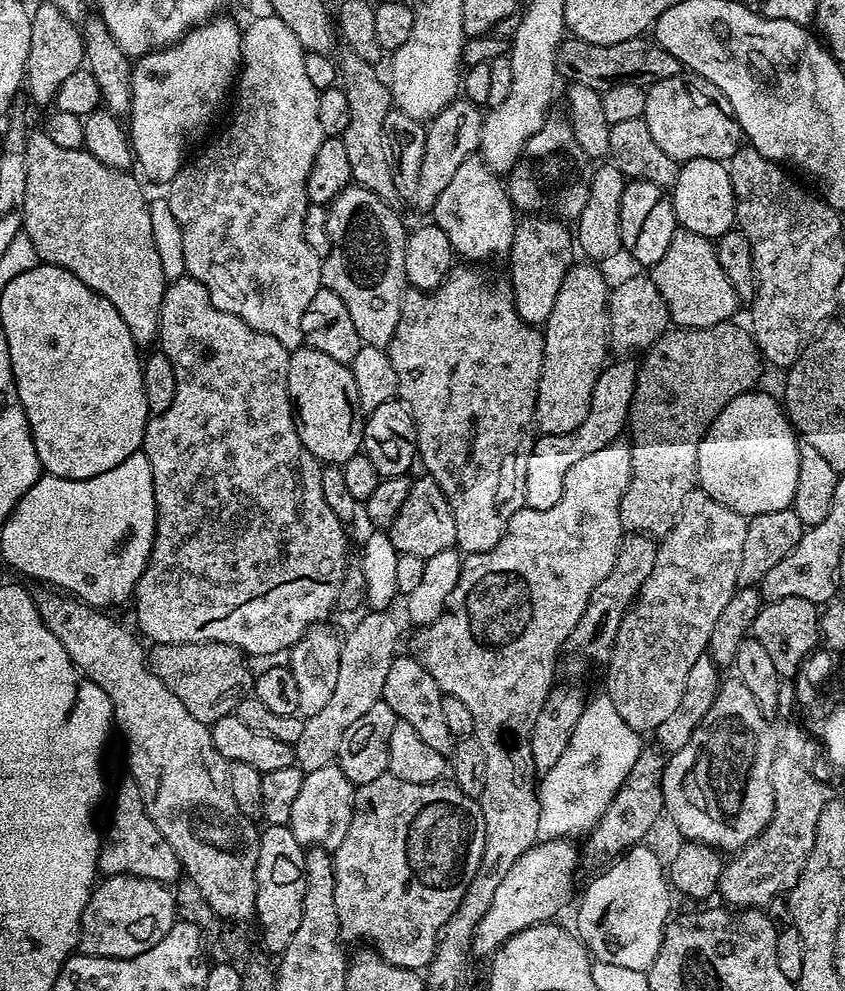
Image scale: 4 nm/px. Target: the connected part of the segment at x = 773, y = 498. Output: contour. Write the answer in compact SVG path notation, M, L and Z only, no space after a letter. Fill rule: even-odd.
M760 391L744 392L734 398L734 402L730 402L730 406L722 410L722 414L718 414L718 418L705 434L704 441L698 446L696 467L699 491L710 494L710 498L749 518L790 508L794 502L794 490L798 490L798 433L792 427L781 401Z

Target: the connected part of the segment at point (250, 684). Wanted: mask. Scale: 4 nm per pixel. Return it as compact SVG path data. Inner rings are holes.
M226 642L205 644L157 644L147 653L148 669L198 718L212 725L223 716L231 716L254 688L254 677L248 668L249 657Z

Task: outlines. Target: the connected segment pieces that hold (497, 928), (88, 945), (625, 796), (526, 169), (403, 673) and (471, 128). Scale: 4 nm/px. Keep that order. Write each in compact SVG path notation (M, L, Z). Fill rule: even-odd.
M568 838L538 842L510 866L474 930L470 947L473 957L491 957L514 934L559 917L560 907L572 896L572 879L576 876L576 848L572 844Z
M104 876L93 887L80 919L79 951L98 958L134 958L146 954L178 922L173 889L150 878Z
M641 747L638 754L638 762L634 762L626 782L614 794L610 806L602 814L602 818L595 828L587 833L588 848L596 856L609 856L615 858L630 848L635 848L640 840L656 823L664 812L664 799L662 798L662 774L666 763L665 753L655 747ZM653 748L653 749L652 749Z
M549 118L544 123L544 128L538 134L534 134L526 142L524 155L518 158L518 162L506 176L508 197L513 205L524 214L551 214L565 222L575 222L586 207L586 198L590 194L590 158L578 146L578 138L574 134L571 123L567 119L556 120Z
M411 654L397 655L392 661L390 671L386 674L384 683L383 700L394 710L397 718L410 722L415 732L427 742L433 750L438 750L446 758L451 757L453 748L456 747L457 737L450 734L446 726L442 702L445 695L441 692L438 682L426 674L426 670L420 665L415 656Z
M457 98L447 104L426 128L426 154L422 154L422 170L418 170L418 194L411 203L421 208L425 214L431 213L438 202L442 190L454 179L454 174L466 158L477 155L485 113L481 105L471 100Z

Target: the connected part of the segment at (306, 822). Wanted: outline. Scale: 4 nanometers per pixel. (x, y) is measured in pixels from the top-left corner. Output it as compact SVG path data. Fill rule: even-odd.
M333 762L318 770L310 770L304 774L302 791L290 810L287 826L300 844L308 848L325 848L335 853L336 848L342 846L342 838L346 838L346 830L350 830L355 797L356 788L350 778L342 774L339 764Z

